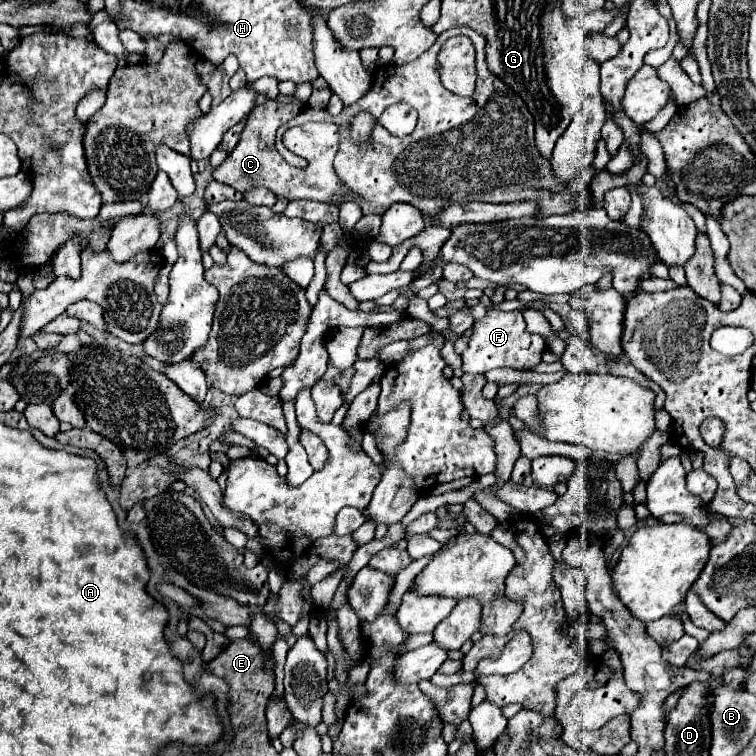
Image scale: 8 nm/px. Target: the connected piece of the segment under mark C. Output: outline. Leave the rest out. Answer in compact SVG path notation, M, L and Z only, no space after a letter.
M268 99L266 103L254 107L254 111L246 119L246 125L242 129L236 149L224 159L224 163L212 173L212 177L216 181L222 181L222 183L234 187L240 193L244 193L252 187L264 185L272 193L276 193L278 199L282 199L282 197L312 199L312 201L322 201L322 203L330 203L330 205L342 205L342 203L352 201L352 203L360 205L362 199L358 195L354 195L344 183L340 183L338 175L334 171L326 171L322 167L306 167L306 169L290 167L282 159L282 155L274 149L274 137L276 137L278 128L284 123L288 123L290 119L294 119L294 115L298 115L298 111L304 111L304 103L300 103L300 101L280 104L276 102L276 99Z

